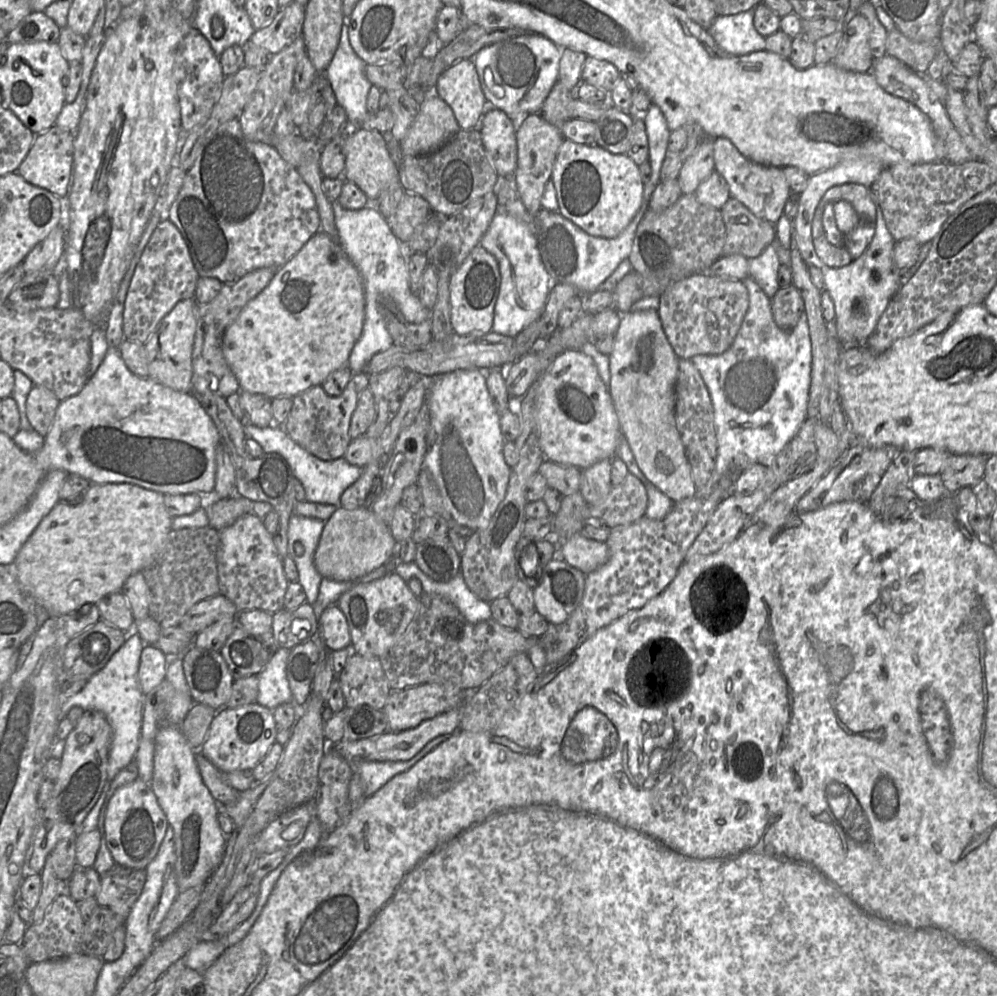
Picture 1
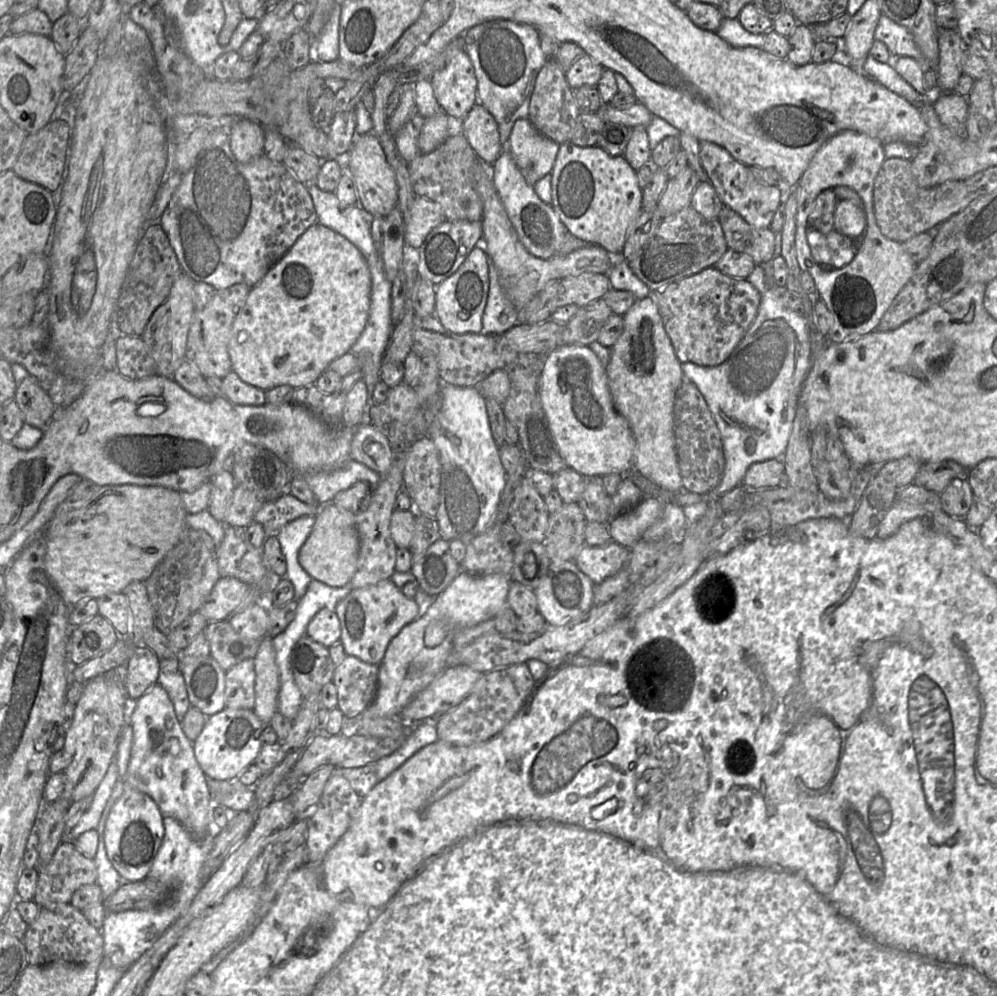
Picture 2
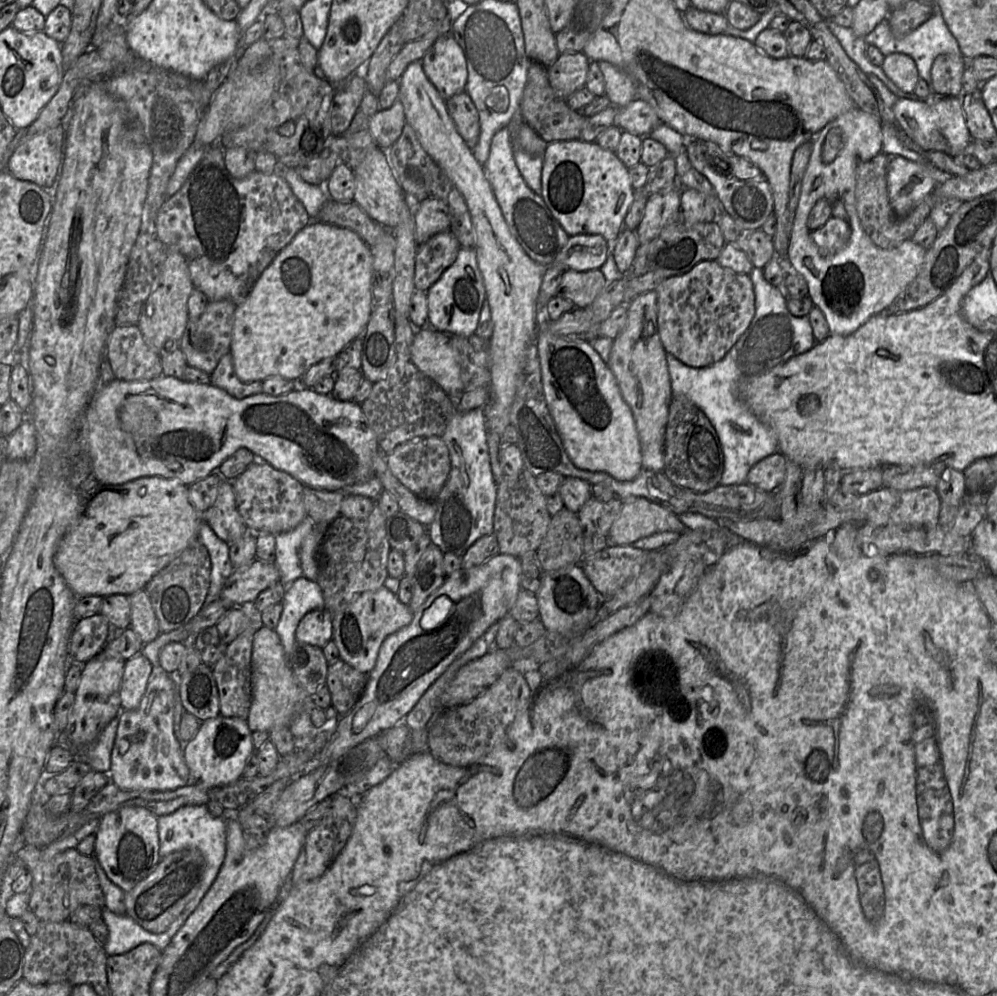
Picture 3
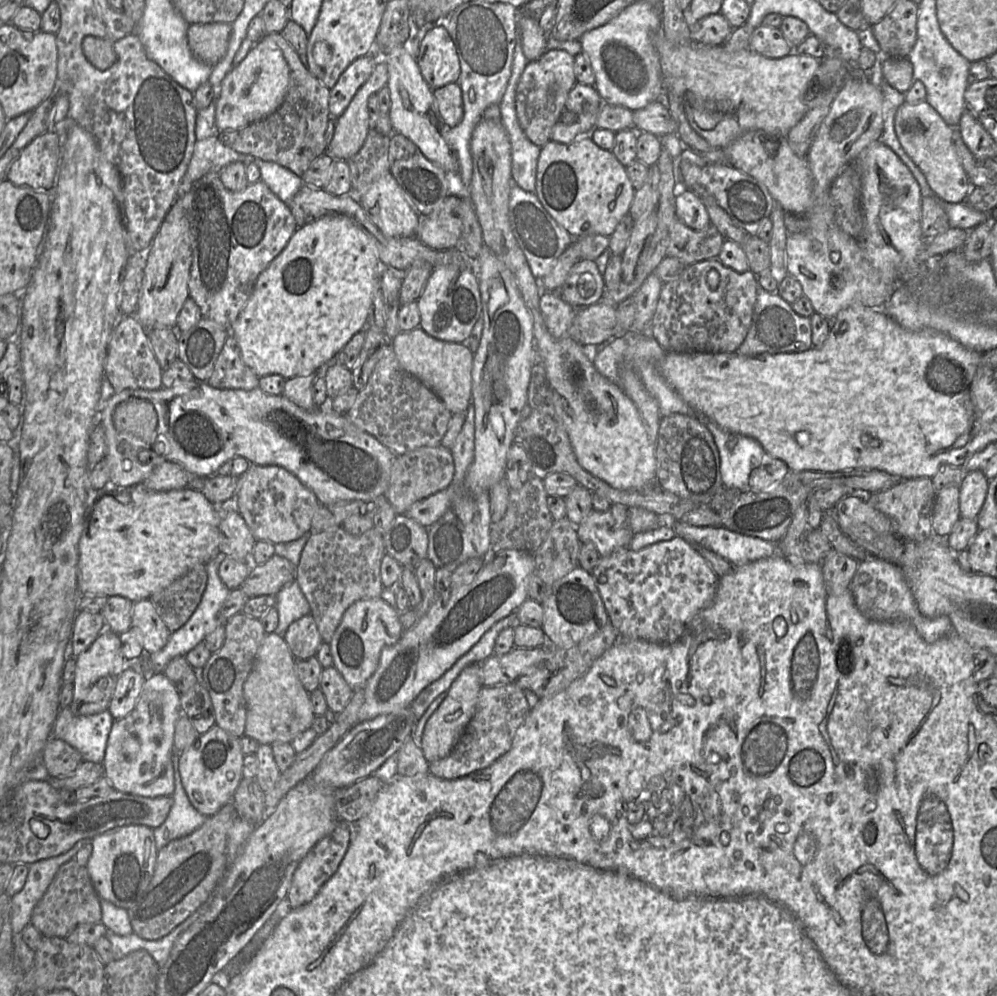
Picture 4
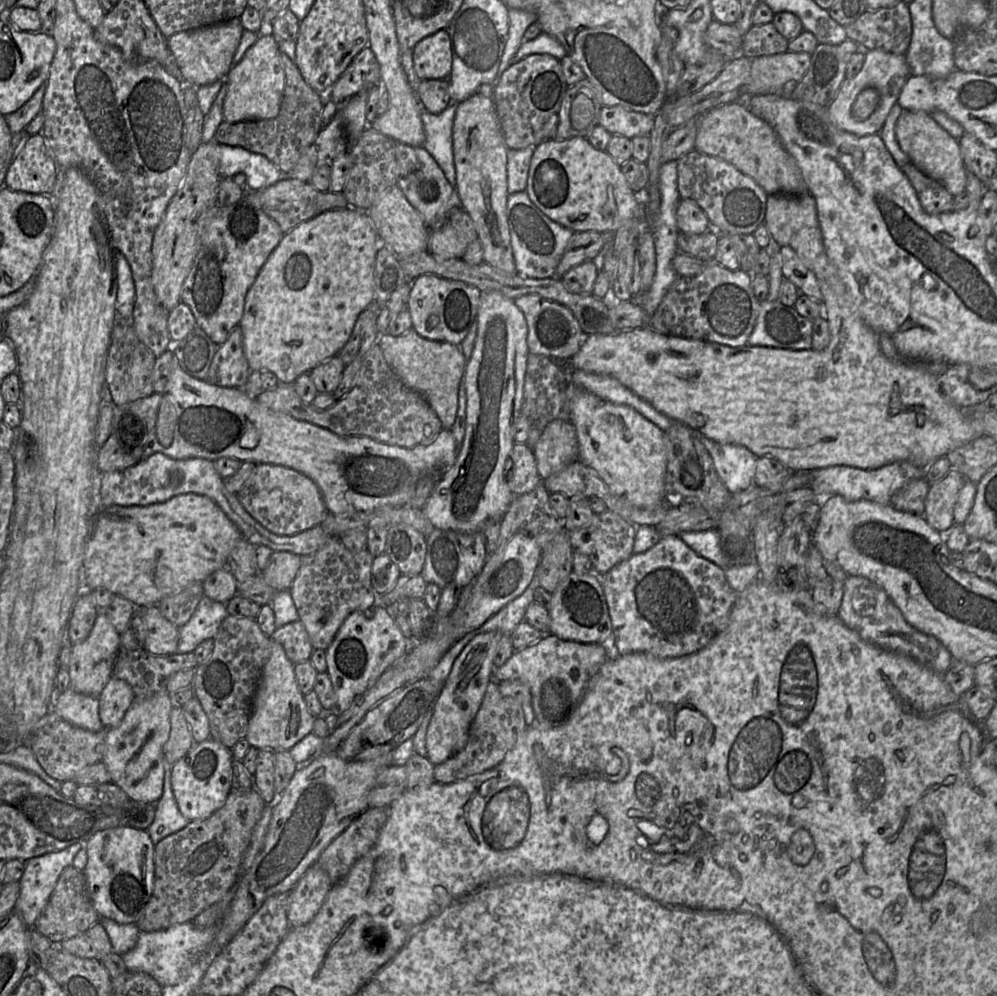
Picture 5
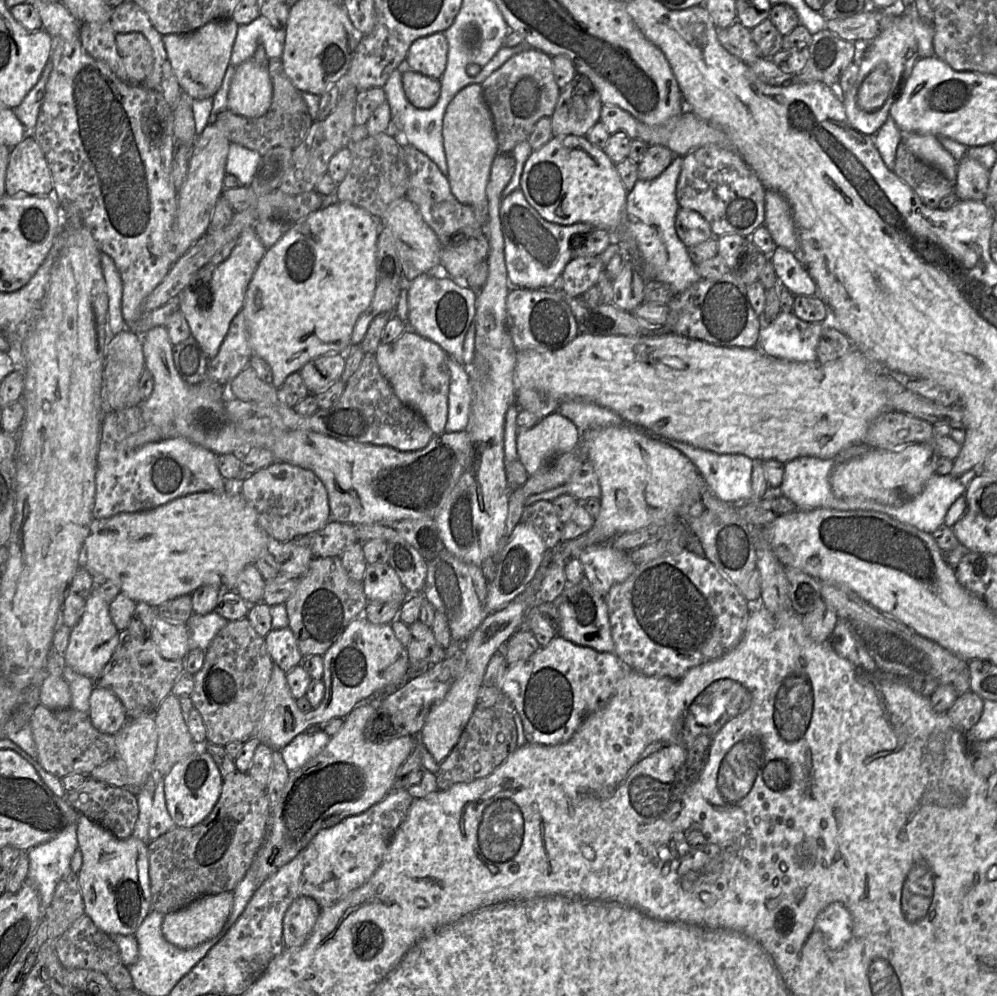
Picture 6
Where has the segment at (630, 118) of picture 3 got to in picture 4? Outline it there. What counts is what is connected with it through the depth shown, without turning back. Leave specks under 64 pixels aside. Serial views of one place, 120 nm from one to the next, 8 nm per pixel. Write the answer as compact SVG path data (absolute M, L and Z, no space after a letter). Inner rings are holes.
M662 101L651 102L644 108L634 111L633 121L636 132L649 132L658 137L677 134L676 123Z

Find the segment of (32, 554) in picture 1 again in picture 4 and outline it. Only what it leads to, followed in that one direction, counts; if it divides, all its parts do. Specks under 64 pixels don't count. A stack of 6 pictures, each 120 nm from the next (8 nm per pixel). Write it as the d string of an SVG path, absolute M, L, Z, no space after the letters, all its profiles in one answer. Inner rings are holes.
M142 482L128 487L107 485L89 509L79 540L77 582L80 596L85 594L122 596L132 602L149 599L195 565L207 564L220 553L220 520L220 507L193 488L154 491Z

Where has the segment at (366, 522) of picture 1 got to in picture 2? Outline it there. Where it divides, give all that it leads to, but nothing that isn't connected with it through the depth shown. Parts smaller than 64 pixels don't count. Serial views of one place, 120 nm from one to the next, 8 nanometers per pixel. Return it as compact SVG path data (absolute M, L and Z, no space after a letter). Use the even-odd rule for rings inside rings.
M333 502L320 508L312 531L298 552L300 566L312 579L331 587L344 587L350 583L357 571L360 547L356 515Z

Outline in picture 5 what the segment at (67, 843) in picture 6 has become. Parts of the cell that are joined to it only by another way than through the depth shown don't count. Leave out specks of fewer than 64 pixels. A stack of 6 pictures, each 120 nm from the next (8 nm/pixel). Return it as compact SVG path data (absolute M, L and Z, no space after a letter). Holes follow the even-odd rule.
M75 843L63 850L25 861L14 910L28 928L34 928L34 923L46 907L61 872L72 865L75 855L82 847L81 843Z

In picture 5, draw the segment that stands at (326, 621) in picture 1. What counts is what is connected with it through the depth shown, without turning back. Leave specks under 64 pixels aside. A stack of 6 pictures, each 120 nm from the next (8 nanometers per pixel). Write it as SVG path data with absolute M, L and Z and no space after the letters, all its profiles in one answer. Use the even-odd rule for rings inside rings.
M300 620L276 628L271 639L283 646L286 656L294 665L309 660L314 650Z

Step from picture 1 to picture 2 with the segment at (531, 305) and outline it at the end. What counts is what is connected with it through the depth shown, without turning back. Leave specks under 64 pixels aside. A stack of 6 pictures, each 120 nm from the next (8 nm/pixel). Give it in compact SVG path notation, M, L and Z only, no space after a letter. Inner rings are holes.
M489 260L489 292L482 317L482 334L502 335L520 323L520 313L507 298L497 268Z

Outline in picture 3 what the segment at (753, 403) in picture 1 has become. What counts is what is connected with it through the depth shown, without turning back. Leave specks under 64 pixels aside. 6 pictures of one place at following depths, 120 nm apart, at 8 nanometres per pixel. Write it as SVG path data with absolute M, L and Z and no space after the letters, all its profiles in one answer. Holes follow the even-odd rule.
M753 267L749 274L755 293L755 315L750 326L737 343L719 362L708 367L696 368L685 365L672 354L666 354L673 397L684 395L704 412L715 428L722 445L724 470L721 485L740 485L746 483L750 469L762 459L778 451L778 441L774 433L764 425L745 404L741 387L746 379L769 372L774 367L787 362L792 357L811 350L816 341L808 316L793 316L787 308L787 295L782 287L774 287L766 281L763 269Z

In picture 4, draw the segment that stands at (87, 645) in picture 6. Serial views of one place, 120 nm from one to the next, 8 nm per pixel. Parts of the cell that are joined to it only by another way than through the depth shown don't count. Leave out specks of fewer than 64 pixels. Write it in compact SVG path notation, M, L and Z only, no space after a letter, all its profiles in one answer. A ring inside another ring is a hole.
M106 628L91 646L76 658L70 709L76 715L94 715L108 709L119 675L128 662L121 654L119 635Z

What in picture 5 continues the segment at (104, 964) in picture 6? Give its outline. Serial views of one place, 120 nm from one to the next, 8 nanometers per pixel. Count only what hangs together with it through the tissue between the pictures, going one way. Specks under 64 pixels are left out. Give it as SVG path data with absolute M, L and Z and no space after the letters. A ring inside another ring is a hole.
M100 922L94 923L87 930L72 938L63 940L58 946L75 956L98 961L113 952L109 937Z

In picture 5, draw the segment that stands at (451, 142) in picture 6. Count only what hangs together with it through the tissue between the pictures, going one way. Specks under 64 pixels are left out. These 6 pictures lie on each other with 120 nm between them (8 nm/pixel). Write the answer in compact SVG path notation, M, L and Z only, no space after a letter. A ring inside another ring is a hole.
M480 92L472 94L462 101L455 113L452 130L453 159L456 173L455 190L464 208L474 222L478 239L483 247L484 262L509 274L517 274L510 241L510 231L507 217L507 151L504 136L498 120L492 98Z

